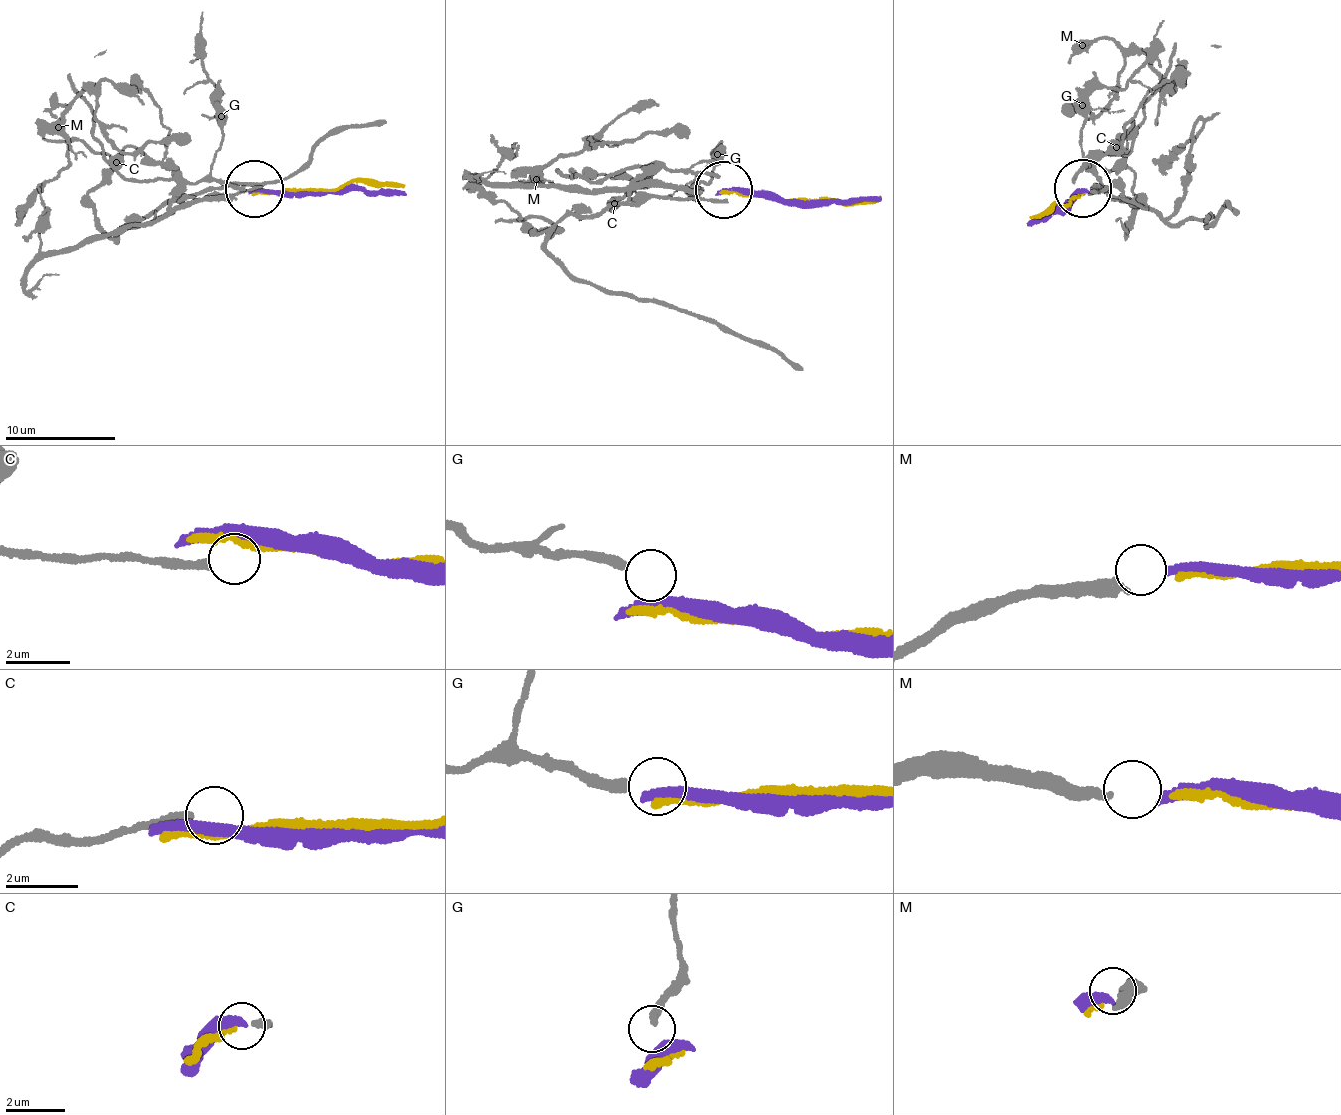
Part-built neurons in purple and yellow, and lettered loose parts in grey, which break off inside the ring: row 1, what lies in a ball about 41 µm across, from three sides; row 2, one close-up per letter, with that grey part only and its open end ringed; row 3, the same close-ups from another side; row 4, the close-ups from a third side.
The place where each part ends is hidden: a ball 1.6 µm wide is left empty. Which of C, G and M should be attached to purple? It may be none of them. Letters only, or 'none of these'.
M

